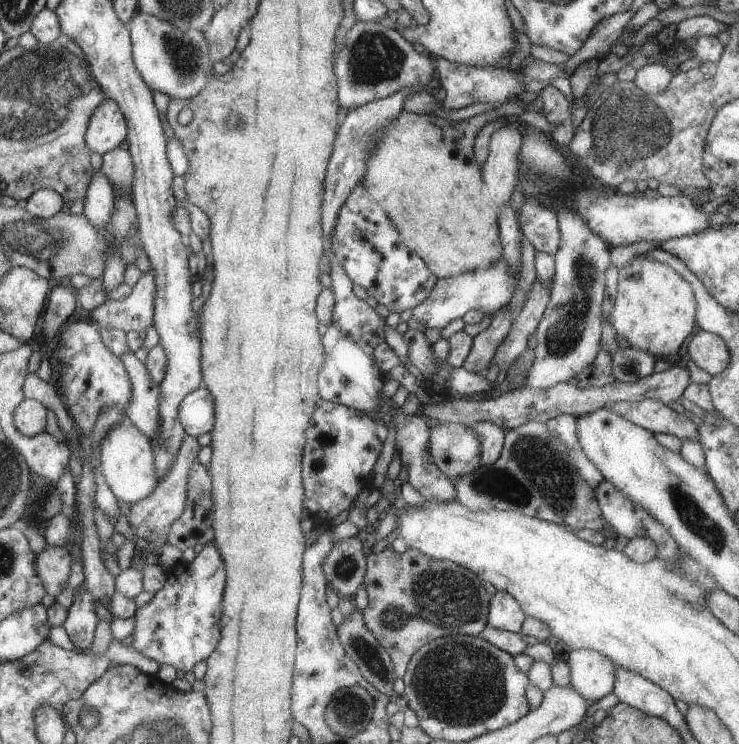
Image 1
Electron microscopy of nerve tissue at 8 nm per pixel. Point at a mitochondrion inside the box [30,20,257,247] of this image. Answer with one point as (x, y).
(185, 55)

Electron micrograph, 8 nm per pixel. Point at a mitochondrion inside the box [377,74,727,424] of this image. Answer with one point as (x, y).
(626, 132)

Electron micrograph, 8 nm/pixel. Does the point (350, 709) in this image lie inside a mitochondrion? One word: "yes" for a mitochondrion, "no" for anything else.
yes

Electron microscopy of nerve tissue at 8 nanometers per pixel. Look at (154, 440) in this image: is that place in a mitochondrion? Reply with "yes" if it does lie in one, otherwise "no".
no

